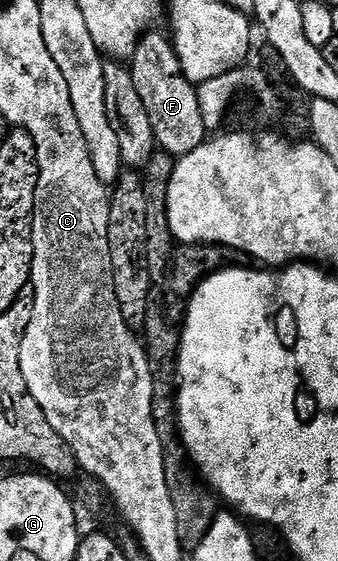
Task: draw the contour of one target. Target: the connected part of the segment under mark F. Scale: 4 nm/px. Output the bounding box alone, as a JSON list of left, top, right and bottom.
[130,30,206,158]

